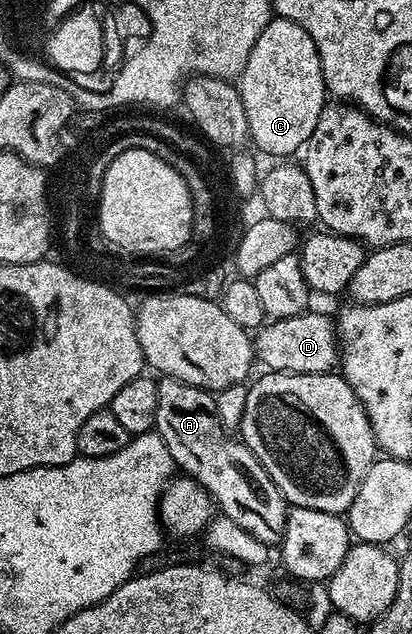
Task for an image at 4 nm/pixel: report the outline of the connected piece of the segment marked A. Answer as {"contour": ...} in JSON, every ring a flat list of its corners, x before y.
{"contour":[[161,377,156,387,158,388,158,412,154,430,162,436,166,448,170,448,173,463,179,469,181,466,184,469,181,471,187,477,199,483,208,494,212,495,223,517,234,520,234,524,246,528,246,532,250,532,252,536,262,540,270,548,283,542,290,504,284,499,284,493,276,487,263,464,252,455,250,448,244,445,243,441,235,437,232,439,228,435,231,433,216,415,215,397,200,386,191,386,177,378]]}

